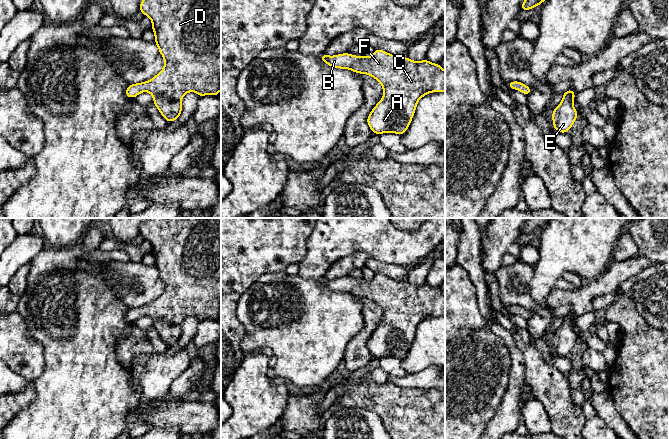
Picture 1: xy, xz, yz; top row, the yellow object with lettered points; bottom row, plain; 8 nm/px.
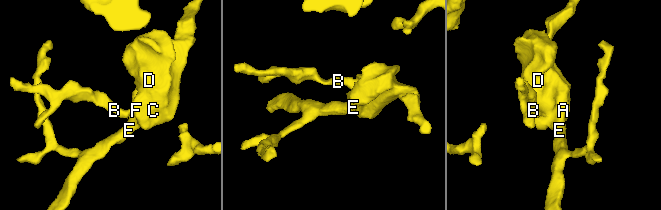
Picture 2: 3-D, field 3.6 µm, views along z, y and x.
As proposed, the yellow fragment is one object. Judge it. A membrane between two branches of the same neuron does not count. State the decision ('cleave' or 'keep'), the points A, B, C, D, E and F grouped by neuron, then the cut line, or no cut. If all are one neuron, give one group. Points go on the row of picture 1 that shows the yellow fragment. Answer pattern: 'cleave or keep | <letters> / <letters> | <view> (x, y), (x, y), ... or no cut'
keep | A B C D E F | no cut

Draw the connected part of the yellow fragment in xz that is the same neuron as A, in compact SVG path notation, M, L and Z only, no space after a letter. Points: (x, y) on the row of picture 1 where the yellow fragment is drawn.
M375 49L371 57L342 53L335 56L322 54L320 59L331 67L370 75L382 84L382 95L385 97L378 101L367 117L368 126L377 135L390 132L402 136L412 121L418 101L428 93L445 92L445 71L440 64L433 64L427 59L415 62L408 57L396 57L380 49Z

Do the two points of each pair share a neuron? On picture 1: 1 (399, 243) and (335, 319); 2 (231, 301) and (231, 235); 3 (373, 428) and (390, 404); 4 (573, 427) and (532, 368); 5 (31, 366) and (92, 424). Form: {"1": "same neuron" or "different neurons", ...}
{"1": "different neurons", "2": "different neurons", "3": "different neurons", "4": "same neuron", "5": "different neurons"}

